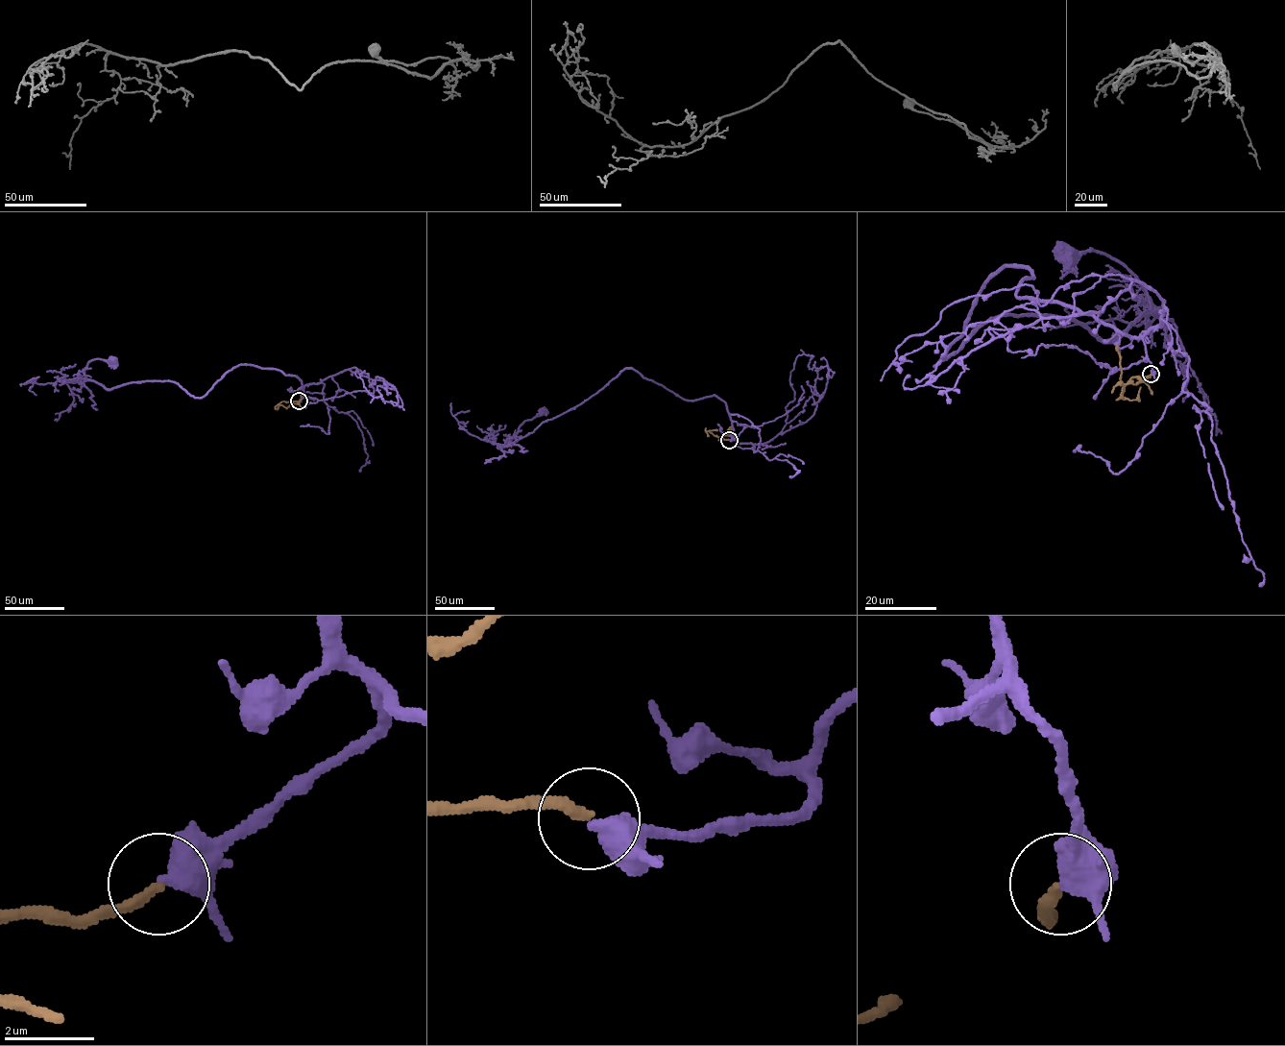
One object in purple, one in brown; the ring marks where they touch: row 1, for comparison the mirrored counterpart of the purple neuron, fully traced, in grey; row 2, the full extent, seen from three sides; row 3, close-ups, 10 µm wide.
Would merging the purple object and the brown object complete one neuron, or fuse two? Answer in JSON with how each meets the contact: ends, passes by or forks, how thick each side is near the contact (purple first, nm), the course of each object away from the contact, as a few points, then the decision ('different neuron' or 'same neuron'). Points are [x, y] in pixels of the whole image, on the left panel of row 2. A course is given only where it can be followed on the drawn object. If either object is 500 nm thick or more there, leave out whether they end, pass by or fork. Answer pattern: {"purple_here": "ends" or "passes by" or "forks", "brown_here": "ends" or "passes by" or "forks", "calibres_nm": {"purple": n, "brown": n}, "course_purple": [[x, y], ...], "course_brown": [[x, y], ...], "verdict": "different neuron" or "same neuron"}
{"calibres_nm": {"purple": 500, "brown": 240}, "course_purple": [[299, 401], [297, 377], [251, 365], [200, 398], [173, 381], [107, 389], [86, 377], [90, 361], [112, 360]], "course_brown": [[299, 401], [282, 401], [275, 407], [277, 409], [278, 404]], "verdict": "same neuron"}

